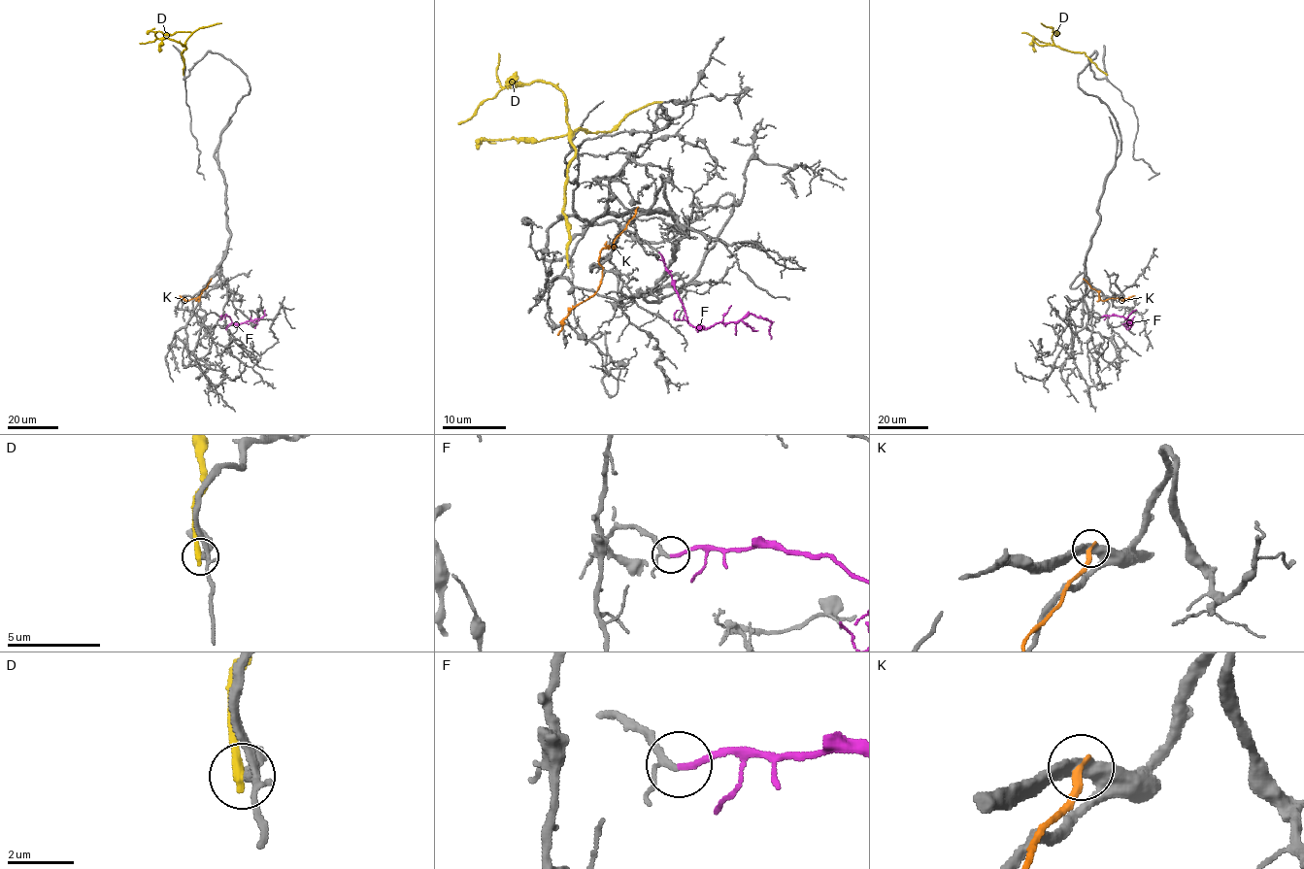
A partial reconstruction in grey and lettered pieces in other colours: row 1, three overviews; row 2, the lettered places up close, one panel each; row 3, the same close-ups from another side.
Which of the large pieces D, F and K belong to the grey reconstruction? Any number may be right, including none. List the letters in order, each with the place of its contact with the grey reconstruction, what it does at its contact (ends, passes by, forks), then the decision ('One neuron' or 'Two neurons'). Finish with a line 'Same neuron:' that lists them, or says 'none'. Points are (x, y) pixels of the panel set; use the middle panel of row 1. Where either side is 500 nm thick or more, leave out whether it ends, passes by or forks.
D: Touches grey at (568, 265). It ends there. Two neurons
F: Touches grey at (659, 252). It ends there. One neuron
K: Touches grey at (636, 209). It ends there. Two neurons
Same neuron: F

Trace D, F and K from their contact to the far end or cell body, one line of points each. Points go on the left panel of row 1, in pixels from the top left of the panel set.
D: (183, 74), (182, 52), (186, 48), (183, 45), (168, 38), (140, 43)
F: (219, 317), (229, 317), (234, 323), (240, 324), (261, 318), (264, 310)
K: (211, 279), (196, 300), (197, 298), (184, 300), (180, 295)

